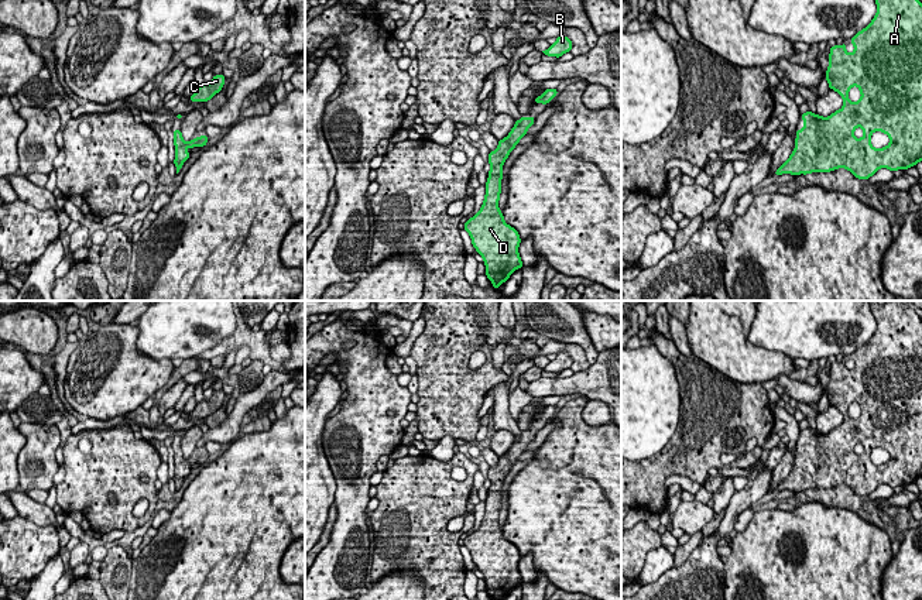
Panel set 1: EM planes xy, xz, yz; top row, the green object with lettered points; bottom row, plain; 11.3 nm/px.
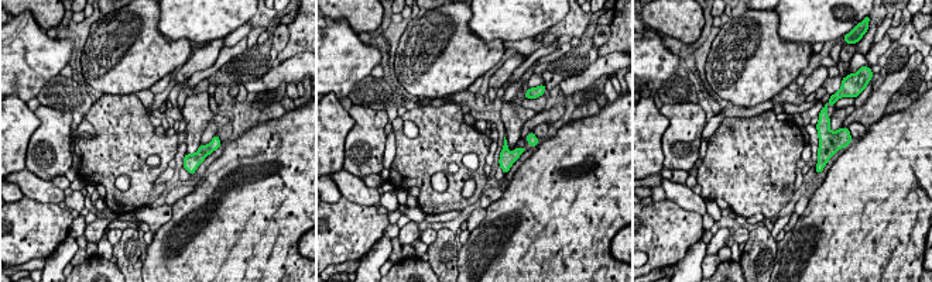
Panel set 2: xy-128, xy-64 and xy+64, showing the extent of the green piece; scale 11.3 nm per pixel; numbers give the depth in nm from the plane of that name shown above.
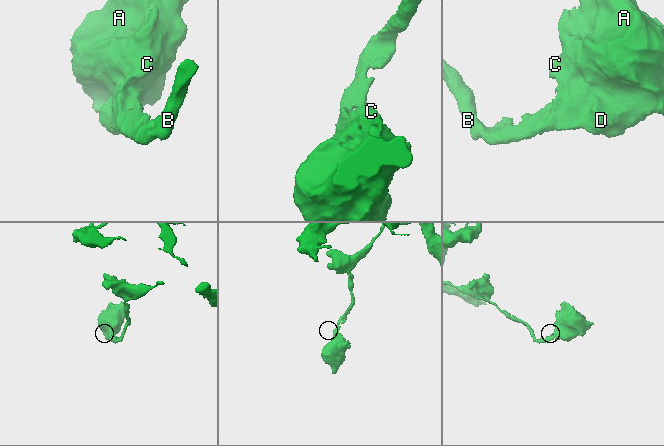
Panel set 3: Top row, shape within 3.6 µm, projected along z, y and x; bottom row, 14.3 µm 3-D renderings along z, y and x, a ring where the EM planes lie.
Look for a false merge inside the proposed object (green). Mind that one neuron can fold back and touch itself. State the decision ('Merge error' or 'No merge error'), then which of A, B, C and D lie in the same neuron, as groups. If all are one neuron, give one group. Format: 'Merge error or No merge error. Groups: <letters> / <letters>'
No merge error. Groups: A B C D

